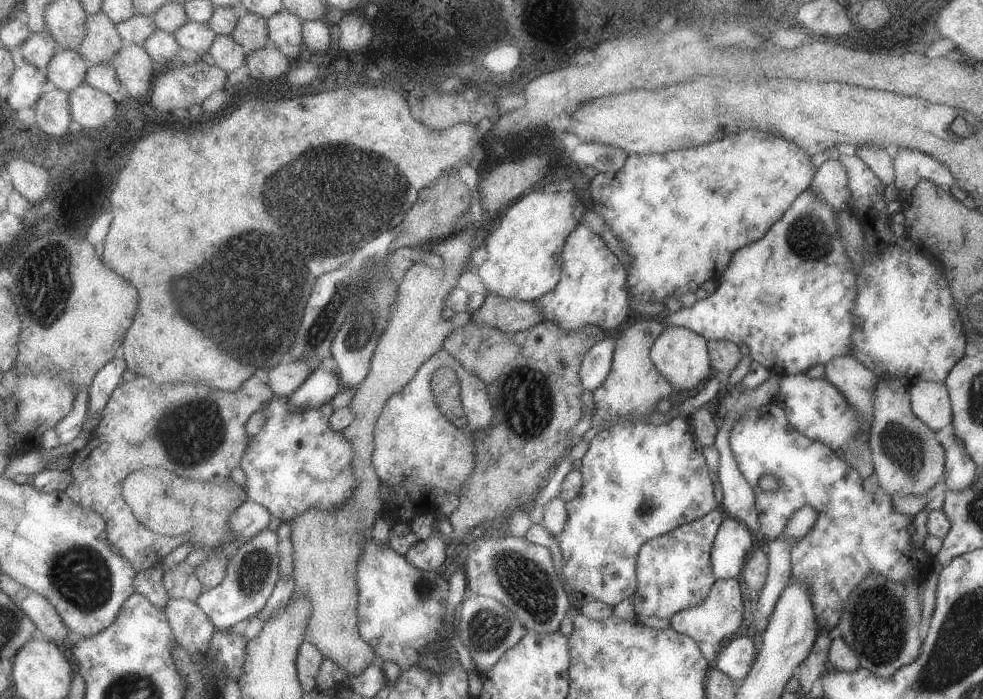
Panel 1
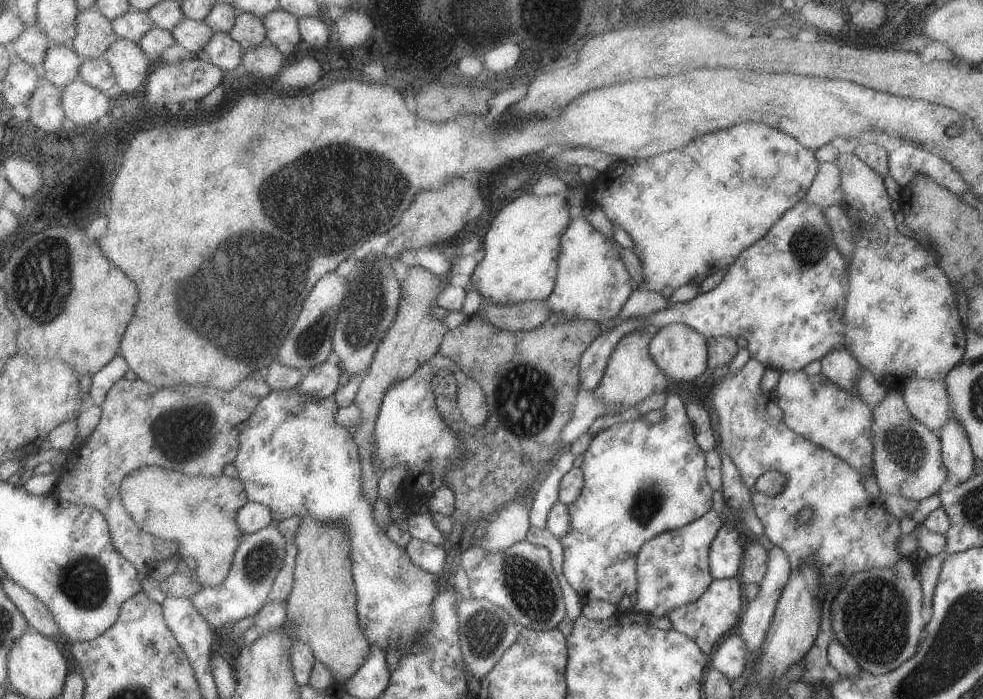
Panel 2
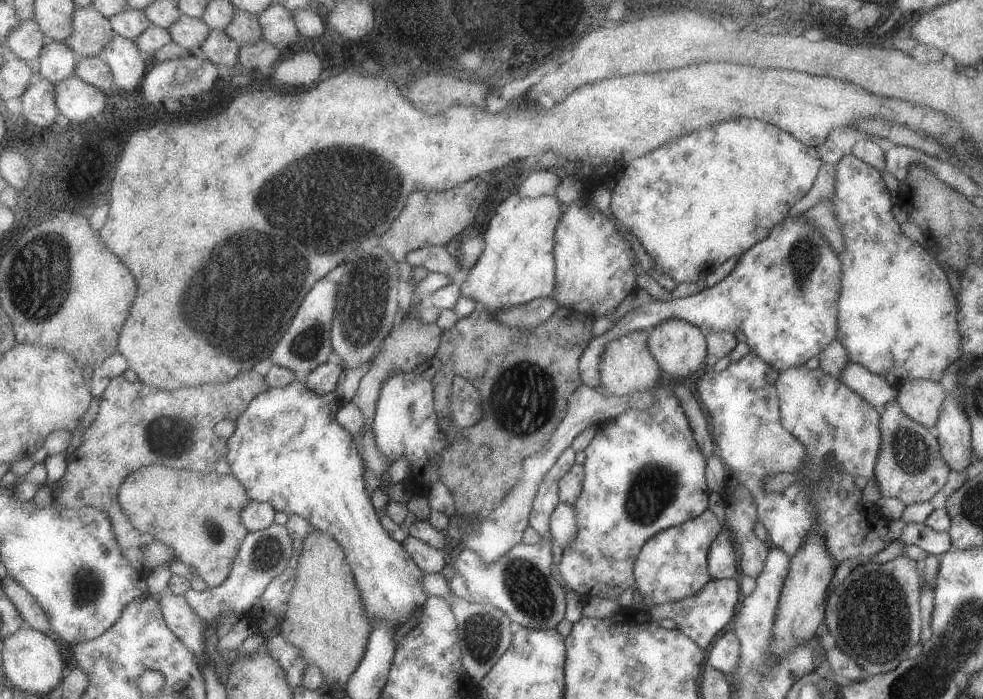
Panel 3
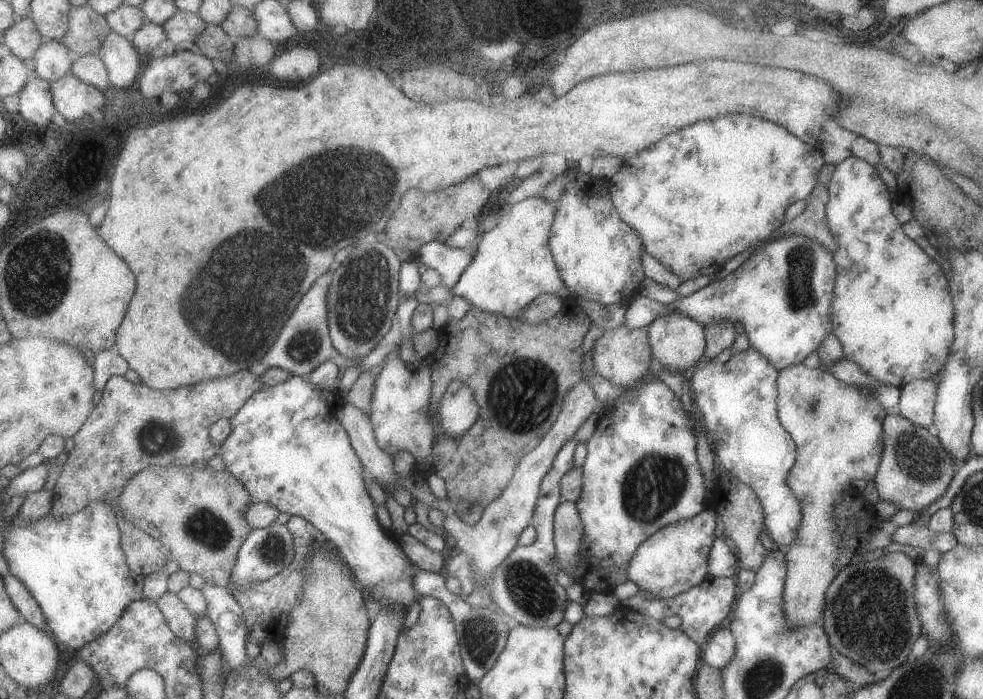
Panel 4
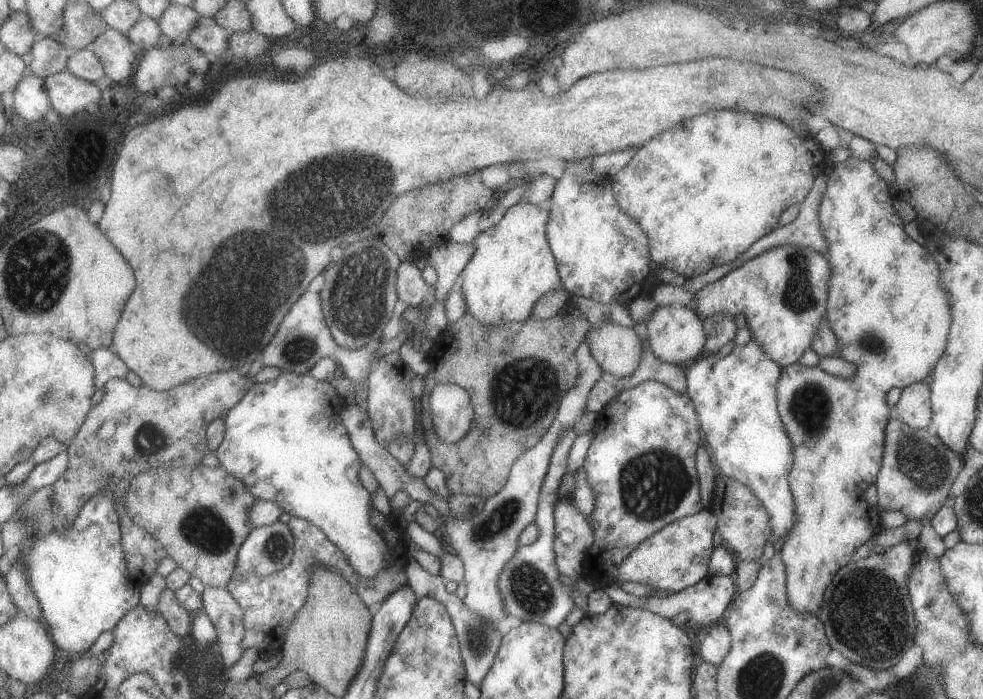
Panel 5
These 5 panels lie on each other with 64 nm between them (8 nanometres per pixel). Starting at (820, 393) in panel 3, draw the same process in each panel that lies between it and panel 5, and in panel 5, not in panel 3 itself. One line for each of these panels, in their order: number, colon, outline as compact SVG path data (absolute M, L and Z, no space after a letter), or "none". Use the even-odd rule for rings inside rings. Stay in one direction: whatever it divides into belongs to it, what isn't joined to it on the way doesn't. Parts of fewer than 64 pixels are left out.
4: M799 364L799 366L787 366L779 370L777 414L779 414L781 426L789 432L789 436L793 438L797 446L797 460L793 468L789 470L789 474L785 476L785 482L793 490L793 494L799 498L803 518L791 548L785 550L787 580L783 588L783 614L787 618L789 630L797 630L809 624L817 624L817 626L823 624L827 588L837 576L837 572L845 564L849 564L849 560L855 556L853 552L845 552L841 548L837 522L833 522L833 512L837 502L841 500L841 494L851 484L851 480L869 482L875 478L881 462L881 454L883 454L883 418L887 416L887 412L865 390L839 382L831 372L825 372L823 368L813 370Z
5: M849 156L843 164L833 164L831 170L827 170L827 188L825 188L825 196L821 200L819 206L819 222L821 222L821 230L825 240L829 242L829 252L825 254L829 258L831 264L831 280L829 280L829 296L827 296L827 310L825 310L825 322L829 324L829 328L833 330L835 338L837 338L837 346L839 358L845 358L847 362L857 366L857 374L851 380L843 380L839 376L827 374L825 370L817 368L809 368L809 366L801 366L801 364L791 364L787 368L781 370L779 376L779 384L777 384L777 412L779 418L793 442L793 454L795 454L795 462L793 468L789 472L789 490L793 494L795 500L795 524L791 528L791 532L787 534L787 540L783 542L783 548L779 552L779 558L785 564L785 574L787 574L787 600L791 604L791 608L797 614L811 614L817 618L821 602L823 602L823 594L825 588L829 586L829 582L833 580L835 572L839 572L839 568L847 568L847 564L851 562L849 558L853 556L853 552L863 546L873 532L879 528L879 516L871 516L867 512L867 504L865 502L857 502L857 488L855 484L859 482L867 482L869 486L877 482L877 474L881 468L881 460L883 460L883 446L885 446L885 426L891 418L891 408L885 402L885 394L889 392L889 388L907 388L911 384L921 382L923 378L933 374L935 368L935 360L939 360L939 354L943 354L943 348L947 344L947 334L949 334L949 324L951 324L951 312L947 306L947 298L943 294L943 286L939 280L939 268L935 264L935 260L927 254L927 250L923 250L917 242L913 242L905 232L903 232L903 222L897 218L897 214L891 210L893 198L889 198L889 184L875 172L873 164L867 160L859 160L855 156Z

